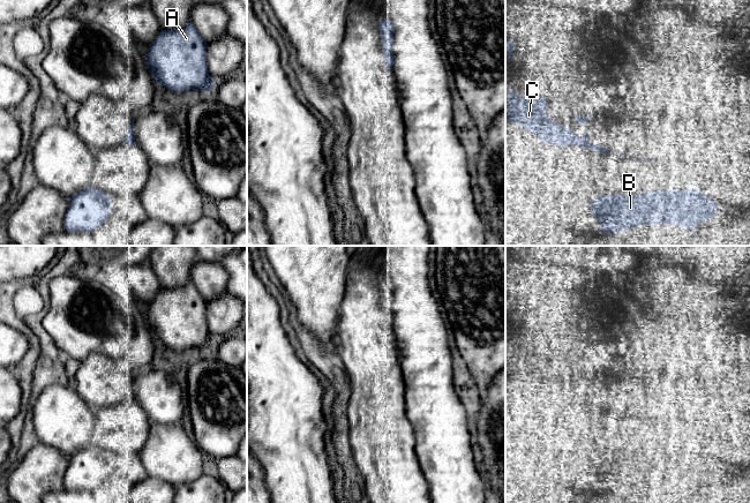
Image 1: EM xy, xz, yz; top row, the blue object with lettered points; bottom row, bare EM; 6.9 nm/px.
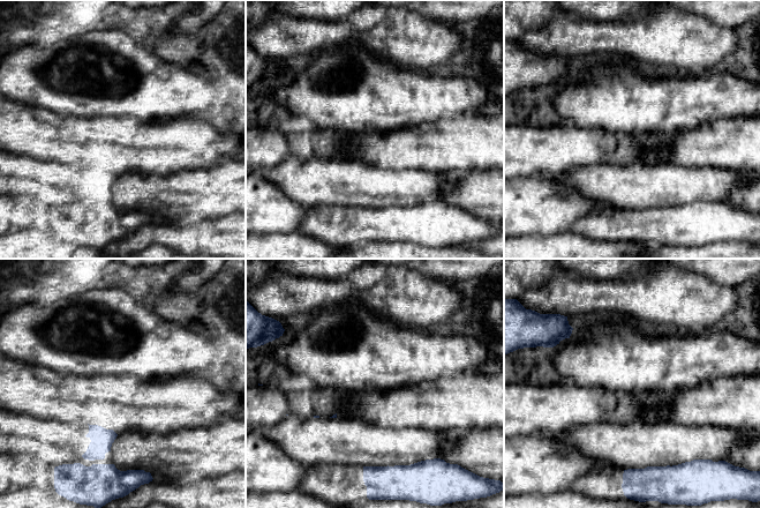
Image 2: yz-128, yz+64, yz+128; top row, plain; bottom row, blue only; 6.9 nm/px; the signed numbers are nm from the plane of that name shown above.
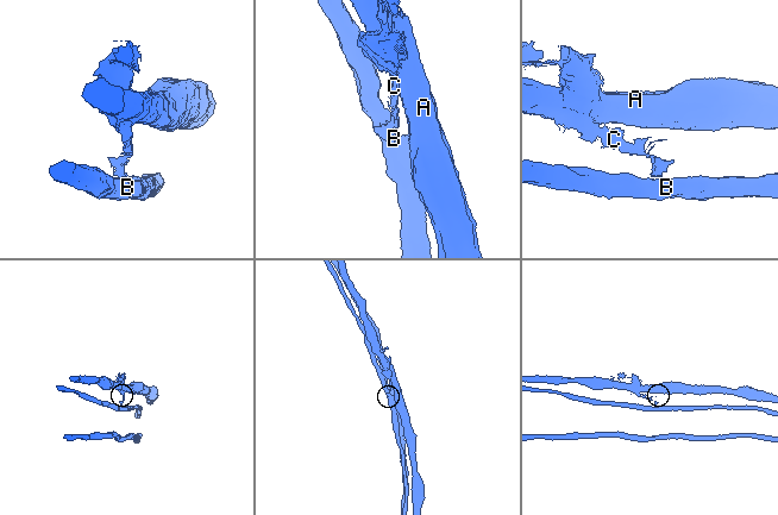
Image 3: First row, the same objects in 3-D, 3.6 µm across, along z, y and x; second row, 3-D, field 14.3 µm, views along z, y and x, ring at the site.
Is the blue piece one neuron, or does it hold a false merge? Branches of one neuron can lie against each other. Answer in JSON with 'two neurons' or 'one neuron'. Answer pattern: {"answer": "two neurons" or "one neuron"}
{"answer": "two neurons"}

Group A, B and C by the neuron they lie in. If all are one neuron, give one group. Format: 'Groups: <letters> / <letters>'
Groups: A C / B

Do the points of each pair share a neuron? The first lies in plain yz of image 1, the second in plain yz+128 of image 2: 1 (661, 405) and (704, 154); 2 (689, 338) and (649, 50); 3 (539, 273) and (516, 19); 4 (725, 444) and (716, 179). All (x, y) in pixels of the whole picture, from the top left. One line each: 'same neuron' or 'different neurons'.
1: same neuron
2: different neurons
3: different neurons
4: different neurons

